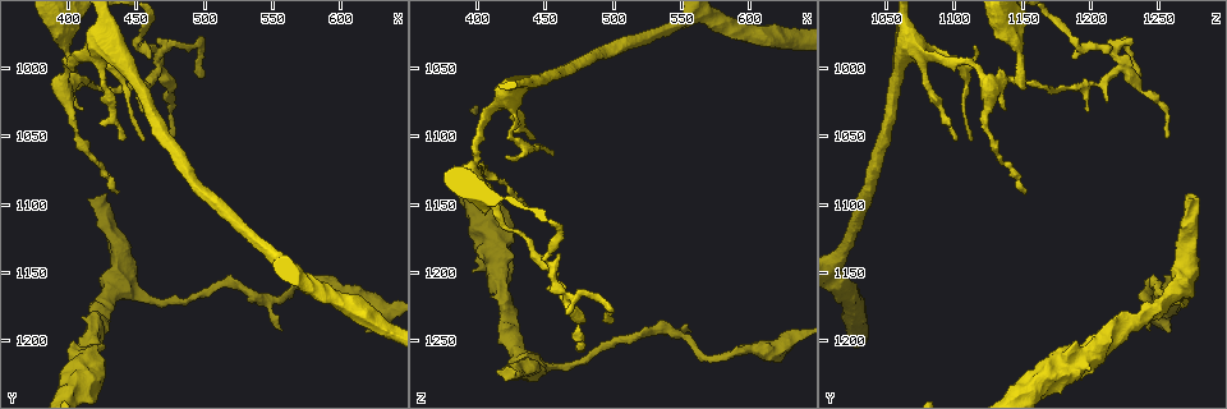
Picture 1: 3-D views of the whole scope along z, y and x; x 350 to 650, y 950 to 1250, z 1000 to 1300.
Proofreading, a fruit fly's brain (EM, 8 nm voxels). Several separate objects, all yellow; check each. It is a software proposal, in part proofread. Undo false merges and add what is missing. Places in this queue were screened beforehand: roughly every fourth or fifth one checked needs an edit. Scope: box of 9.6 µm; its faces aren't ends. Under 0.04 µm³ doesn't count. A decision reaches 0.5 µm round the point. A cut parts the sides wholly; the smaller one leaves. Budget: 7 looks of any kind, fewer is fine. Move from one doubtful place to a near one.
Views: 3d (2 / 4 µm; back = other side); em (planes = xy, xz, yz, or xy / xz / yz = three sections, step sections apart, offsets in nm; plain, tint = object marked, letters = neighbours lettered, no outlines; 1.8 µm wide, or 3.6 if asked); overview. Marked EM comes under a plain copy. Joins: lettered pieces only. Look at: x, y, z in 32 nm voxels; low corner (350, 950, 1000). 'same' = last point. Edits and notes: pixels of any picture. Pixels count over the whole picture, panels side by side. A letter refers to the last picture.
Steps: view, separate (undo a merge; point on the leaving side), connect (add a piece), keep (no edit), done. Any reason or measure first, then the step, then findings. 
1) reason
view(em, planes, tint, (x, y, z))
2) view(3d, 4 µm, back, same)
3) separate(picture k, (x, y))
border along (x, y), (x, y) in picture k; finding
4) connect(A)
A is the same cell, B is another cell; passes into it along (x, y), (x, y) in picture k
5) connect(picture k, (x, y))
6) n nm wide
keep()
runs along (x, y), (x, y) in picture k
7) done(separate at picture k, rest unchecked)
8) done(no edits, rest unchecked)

thin end
view(3d, 4 µm, (440, 1054, 1098))

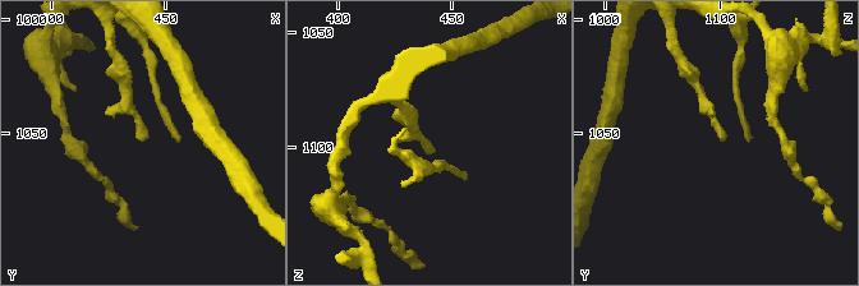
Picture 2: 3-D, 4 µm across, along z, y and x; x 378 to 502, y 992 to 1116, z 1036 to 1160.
need the tissue
view(em, xz, step 16, tint, (441, 1054, 1099))

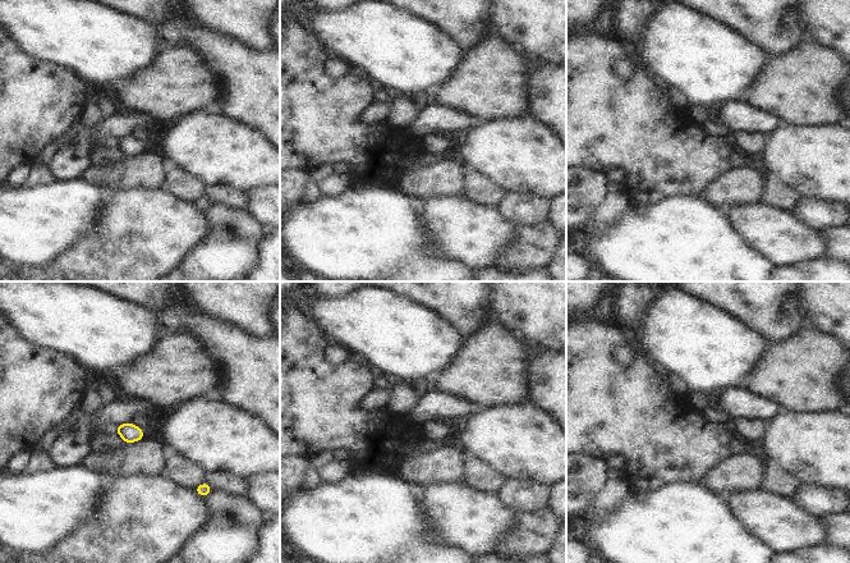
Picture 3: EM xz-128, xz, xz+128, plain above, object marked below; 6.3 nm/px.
another direction
view(em, planes, letters, same)

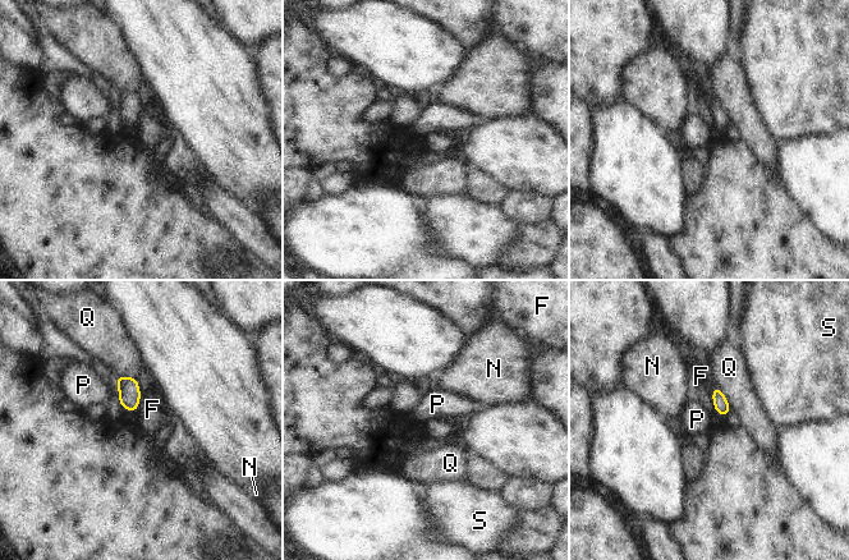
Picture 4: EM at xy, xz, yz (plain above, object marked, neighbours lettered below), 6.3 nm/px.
100 nm wide; P touches over 240 nm
keep()
F, N, P, Q and S are other cells; no lettered piece goes on from it

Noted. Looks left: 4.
sharp bend
view(em, xy, step 4, tint, (466, 986, 1216))

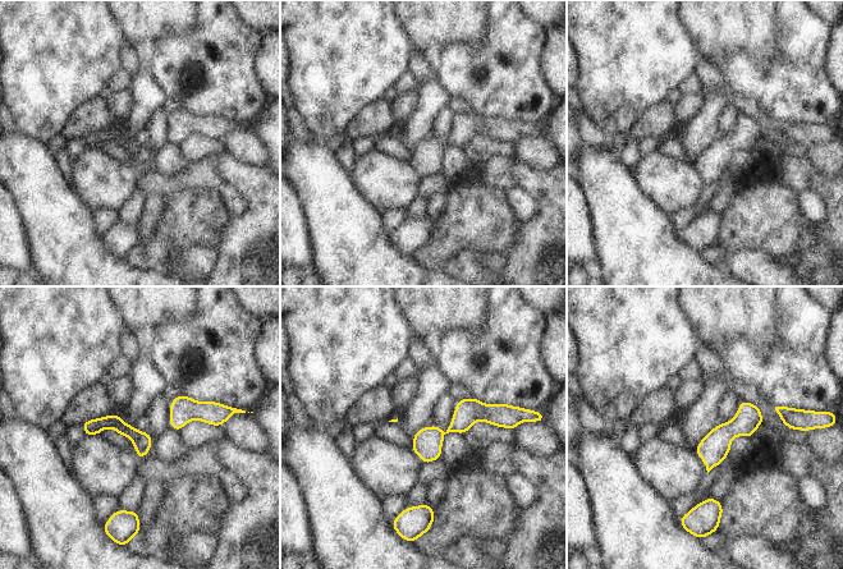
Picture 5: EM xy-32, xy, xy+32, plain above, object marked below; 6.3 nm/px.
view(em, planes, letters, same)

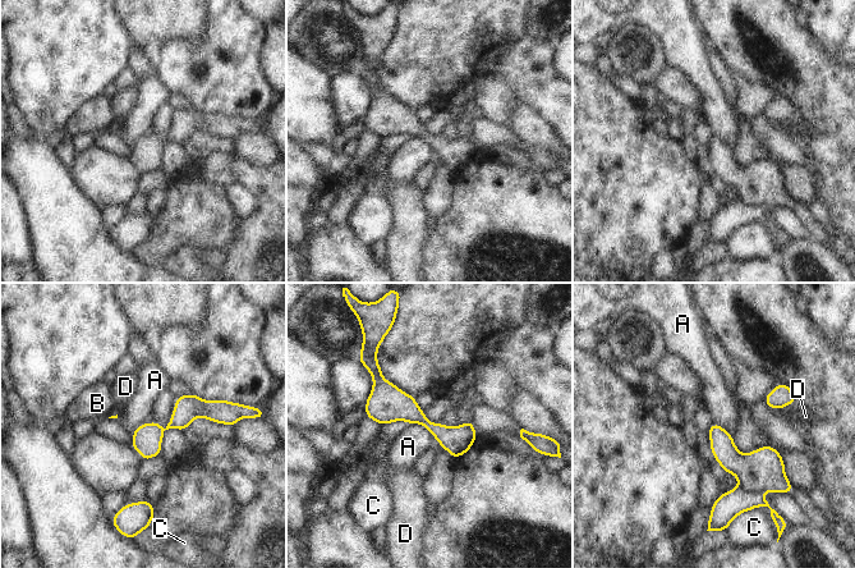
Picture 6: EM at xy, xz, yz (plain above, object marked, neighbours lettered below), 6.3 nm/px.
separate(picture 6, (763, 470))
A, B, C and D are other cells; the part that leaves runs along (377, 371), (407, 410), (468, 445) in picture 6; a second neuron is stuck on

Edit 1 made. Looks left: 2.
thick end
view(em, xz, step 16, tint, (430, 1090, 1274))

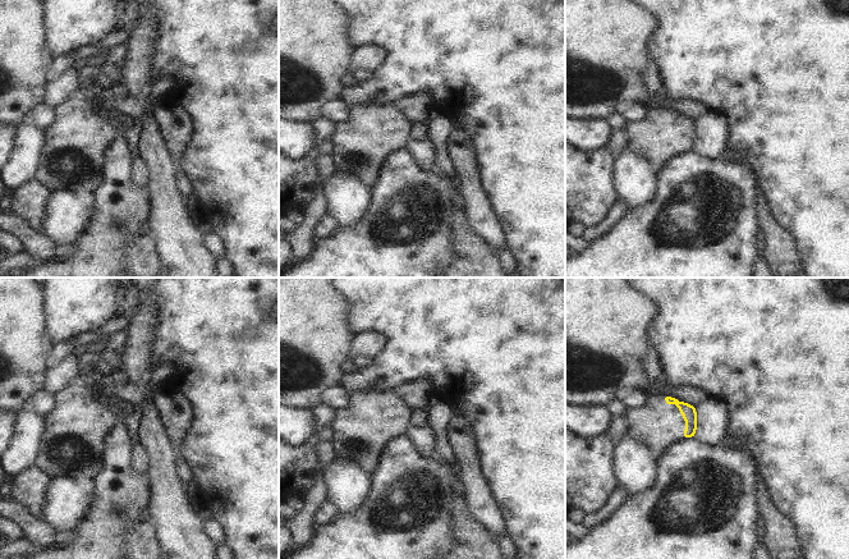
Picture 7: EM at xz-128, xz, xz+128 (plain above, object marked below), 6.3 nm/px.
cut it another way
view(em, planes, letters, same)

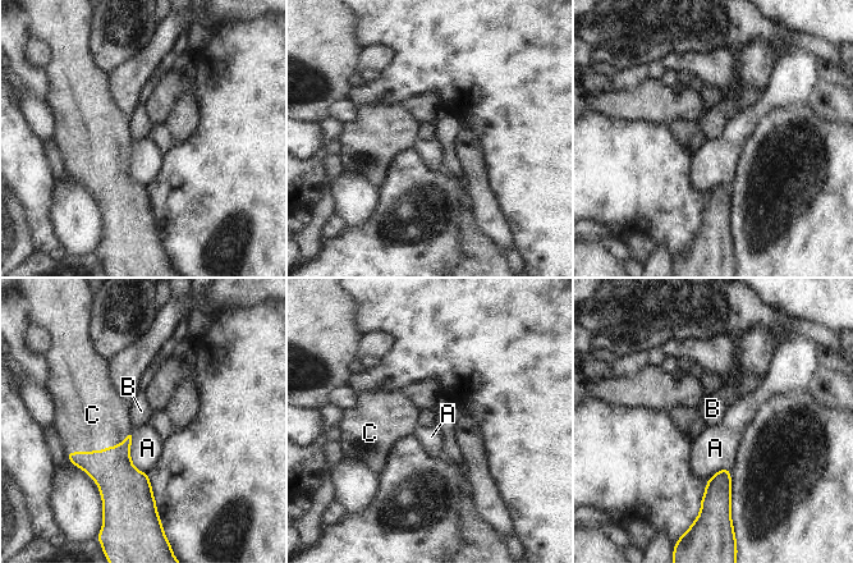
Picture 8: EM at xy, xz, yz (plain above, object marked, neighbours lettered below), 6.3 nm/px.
connect(C)
C is the same cell, A and B are other cells; the neuron continues

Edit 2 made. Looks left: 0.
done(separate at picture 6, connect at picture 8, rest unchecked)

